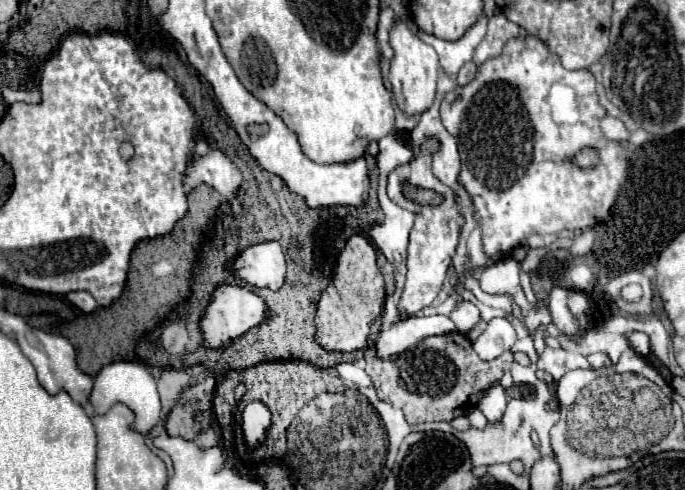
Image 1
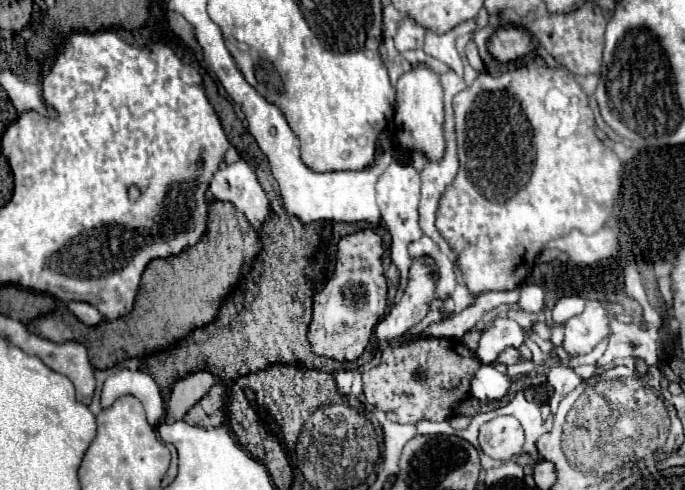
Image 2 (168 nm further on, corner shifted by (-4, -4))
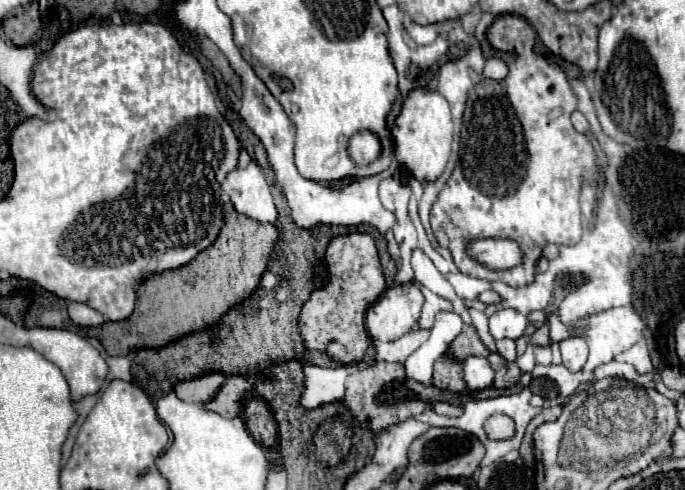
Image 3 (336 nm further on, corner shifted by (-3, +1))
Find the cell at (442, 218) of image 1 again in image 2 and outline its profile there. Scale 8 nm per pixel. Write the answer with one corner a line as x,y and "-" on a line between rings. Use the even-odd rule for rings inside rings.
414,260
410,268
410,280
404,290
404,296
398,304
390,308
390,314
384,316
376,324
378,342
390,344
392,340
406,334
412,326
416,326
430,308
434,300
434,262
432,260

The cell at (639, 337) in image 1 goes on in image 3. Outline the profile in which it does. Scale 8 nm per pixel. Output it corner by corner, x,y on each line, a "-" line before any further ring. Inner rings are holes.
573,335
573,337
563,339
559,345
561,345
563,365
569,367
571,371
579,371
579,369
585,365
585,361
587,361
587,351
589,351
585,339

